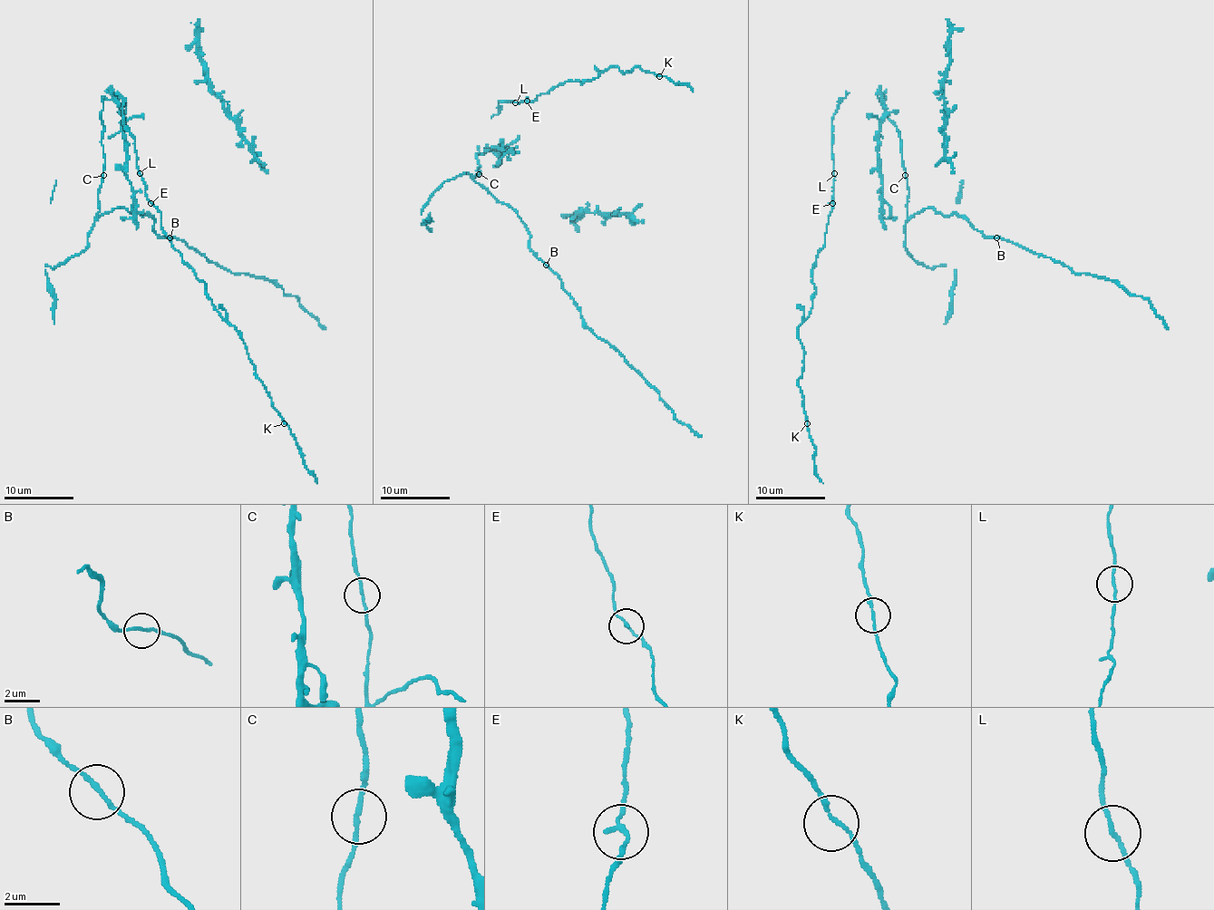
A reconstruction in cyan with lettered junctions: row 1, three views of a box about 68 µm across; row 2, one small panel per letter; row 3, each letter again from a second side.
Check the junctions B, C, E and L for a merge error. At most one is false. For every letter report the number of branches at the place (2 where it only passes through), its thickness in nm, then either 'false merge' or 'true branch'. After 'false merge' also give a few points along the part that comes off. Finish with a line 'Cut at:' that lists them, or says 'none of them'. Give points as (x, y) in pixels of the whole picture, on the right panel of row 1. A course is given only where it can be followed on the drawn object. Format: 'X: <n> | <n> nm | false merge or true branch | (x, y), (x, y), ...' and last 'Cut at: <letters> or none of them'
B: 2 | 150 nm | true branch
C: 2 | 150 nm | true branch
E: 2 | 140 nm | true branch
L: 2 | 130 nm | true branch
Cut at: none of them

